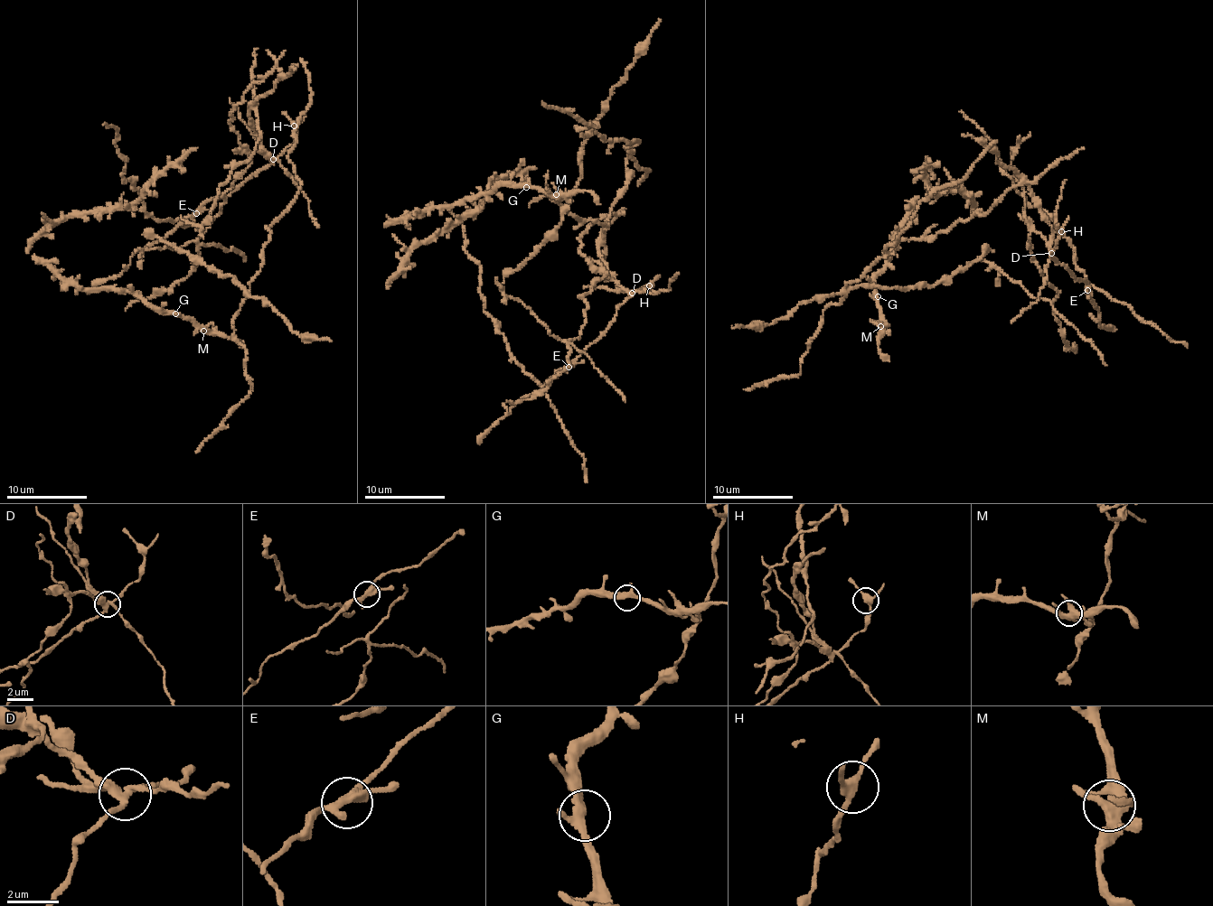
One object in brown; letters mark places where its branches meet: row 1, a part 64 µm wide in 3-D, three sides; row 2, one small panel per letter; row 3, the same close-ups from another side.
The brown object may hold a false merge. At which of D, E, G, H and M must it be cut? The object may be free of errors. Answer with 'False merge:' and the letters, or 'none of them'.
False merge: D

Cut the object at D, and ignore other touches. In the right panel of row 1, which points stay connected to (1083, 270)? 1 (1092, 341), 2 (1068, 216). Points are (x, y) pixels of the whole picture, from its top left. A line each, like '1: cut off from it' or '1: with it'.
1: cut off from it
2: with it

